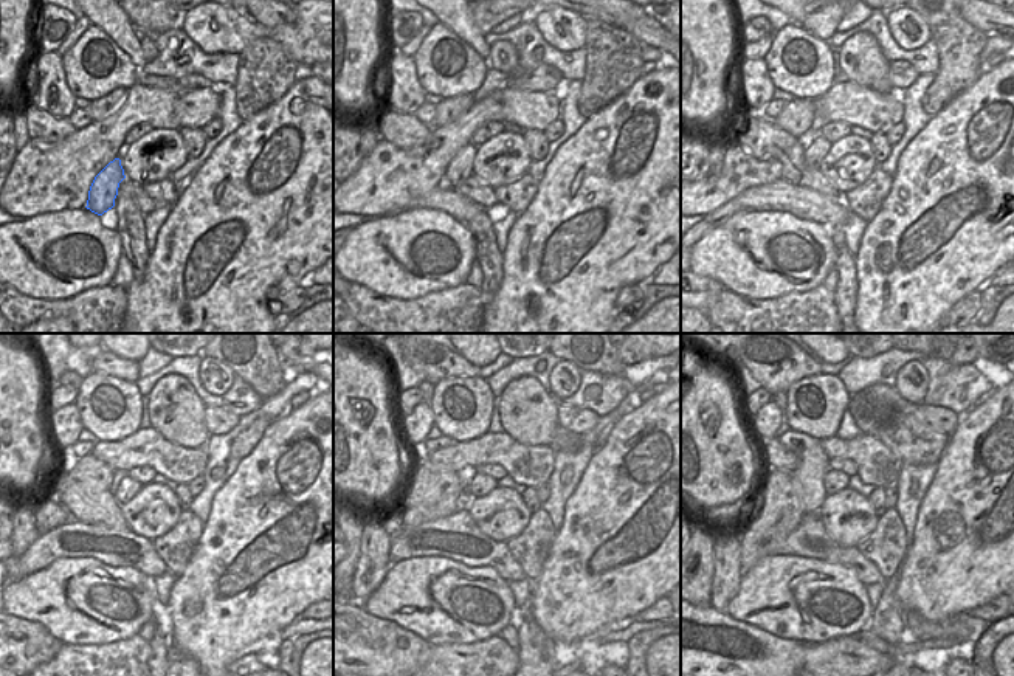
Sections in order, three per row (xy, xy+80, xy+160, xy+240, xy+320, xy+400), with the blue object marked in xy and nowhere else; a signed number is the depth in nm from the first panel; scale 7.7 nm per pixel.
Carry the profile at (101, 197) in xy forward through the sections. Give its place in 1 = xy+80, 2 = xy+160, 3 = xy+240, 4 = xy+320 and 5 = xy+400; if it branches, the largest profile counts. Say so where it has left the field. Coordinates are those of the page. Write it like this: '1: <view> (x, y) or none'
1: xy+80 (461, 168)
2: xy+160 (814, 151)
3: xy+240 (127, 489)
4: xy+320 (481, 484)
5: xy+400 (834, 479)

